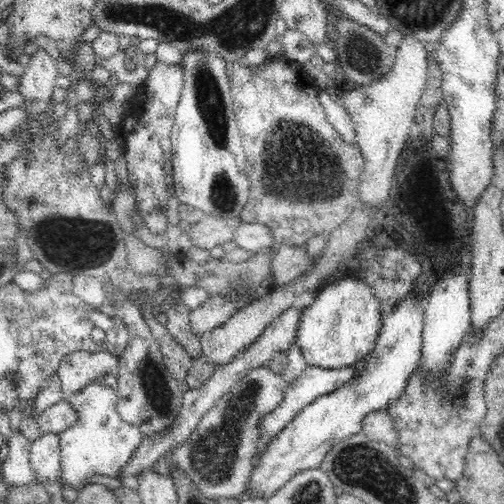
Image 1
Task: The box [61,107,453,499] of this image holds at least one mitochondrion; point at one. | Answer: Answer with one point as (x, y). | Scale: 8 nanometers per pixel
(300, 161)

